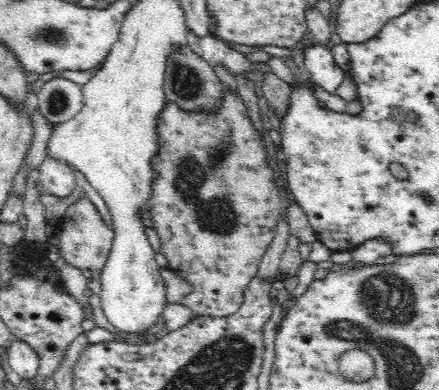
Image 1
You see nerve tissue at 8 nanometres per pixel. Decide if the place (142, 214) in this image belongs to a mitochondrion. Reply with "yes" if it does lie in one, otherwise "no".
no

